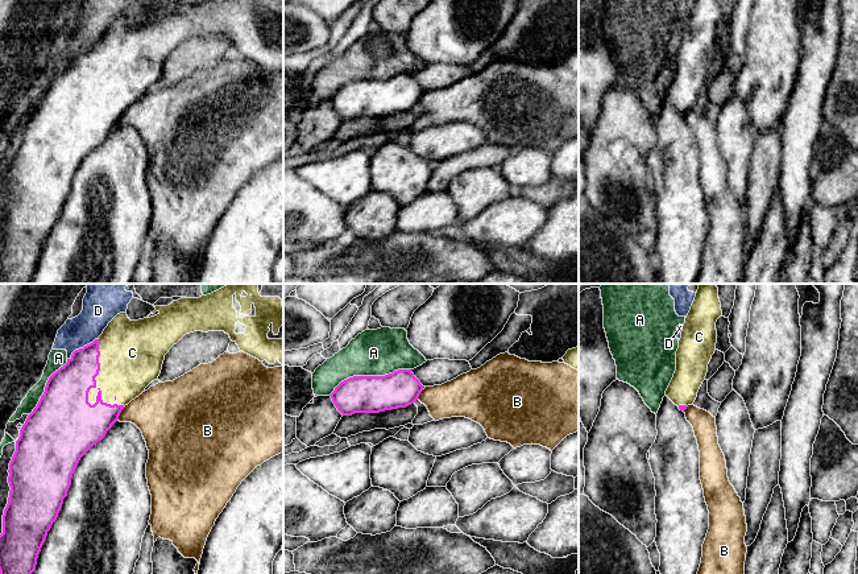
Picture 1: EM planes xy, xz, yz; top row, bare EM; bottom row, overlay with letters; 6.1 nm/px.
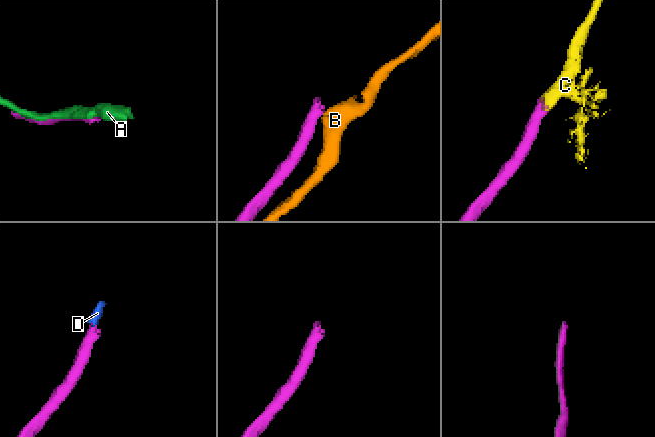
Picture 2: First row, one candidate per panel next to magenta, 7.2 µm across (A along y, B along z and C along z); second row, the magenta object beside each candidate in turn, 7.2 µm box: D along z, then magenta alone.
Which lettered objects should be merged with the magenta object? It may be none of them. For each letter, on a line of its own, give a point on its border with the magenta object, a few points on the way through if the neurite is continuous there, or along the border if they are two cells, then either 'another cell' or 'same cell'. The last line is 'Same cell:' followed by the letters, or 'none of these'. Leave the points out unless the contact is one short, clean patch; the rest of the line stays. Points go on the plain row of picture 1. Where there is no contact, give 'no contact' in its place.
A: contact xz (369, 81); another cell
B: contact xy (120, 116); border xy (125, 111), (117, 123); another cell
C: contact xy (95, 85); same cell
D: contact xy (83, 52); border xy (98, 42), (77, 53), (67, 63); another cell
Same cell: C

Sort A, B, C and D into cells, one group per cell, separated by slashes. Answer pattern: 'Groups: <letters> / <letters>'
Groups: A D / B / C

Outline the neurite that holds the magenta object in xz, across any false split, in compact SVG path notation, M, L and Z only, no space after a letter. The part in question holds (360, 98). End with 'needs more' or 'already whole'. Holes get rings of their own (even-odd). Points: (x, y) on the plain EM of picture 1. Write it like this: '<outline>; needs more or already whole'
M411 74L385 80L353 80L341 86L329 99L343 120L380 117L414 108L423 90Z; already whole

